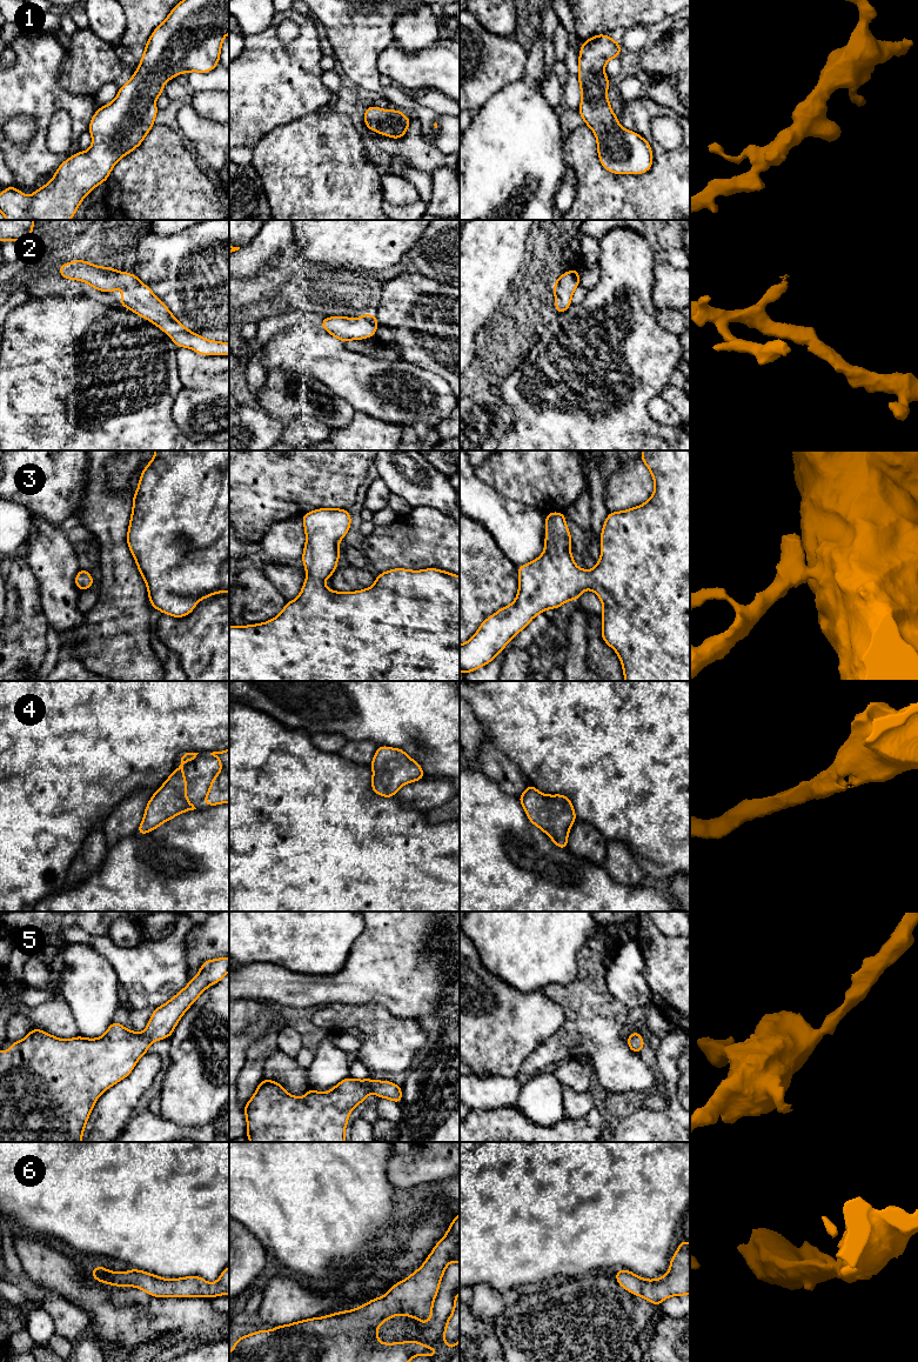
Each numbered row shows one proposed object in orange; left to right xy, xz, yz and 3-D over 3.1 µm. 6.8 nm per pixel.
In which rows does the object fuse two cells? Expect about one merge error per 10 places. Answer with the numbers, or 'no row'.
no row

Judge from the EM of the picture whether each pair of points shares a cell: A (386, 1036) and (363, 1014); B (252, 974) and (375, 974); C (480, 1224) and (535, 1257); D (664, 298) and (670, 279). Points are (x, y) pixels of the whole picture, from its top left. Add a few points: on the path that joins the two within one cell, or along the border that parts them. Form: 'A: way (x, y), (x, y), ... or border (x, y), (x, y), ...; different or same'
A: way (380, 1030), (369, 1020); same
B: way (282, 987), (344, 987); same
C: way (494, 1224), (502, 1224), (521, 1243); same
D: way (669, 293), (670, 284); same

